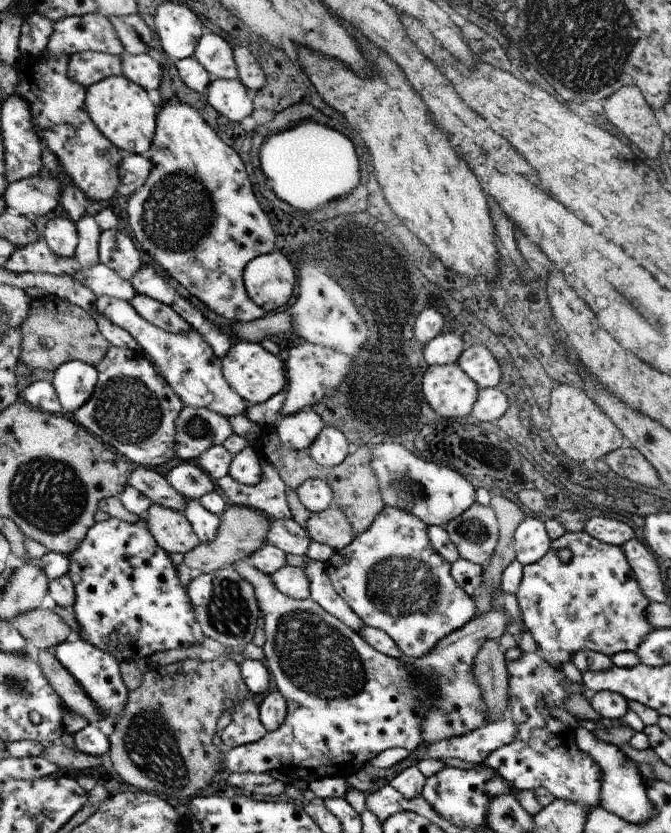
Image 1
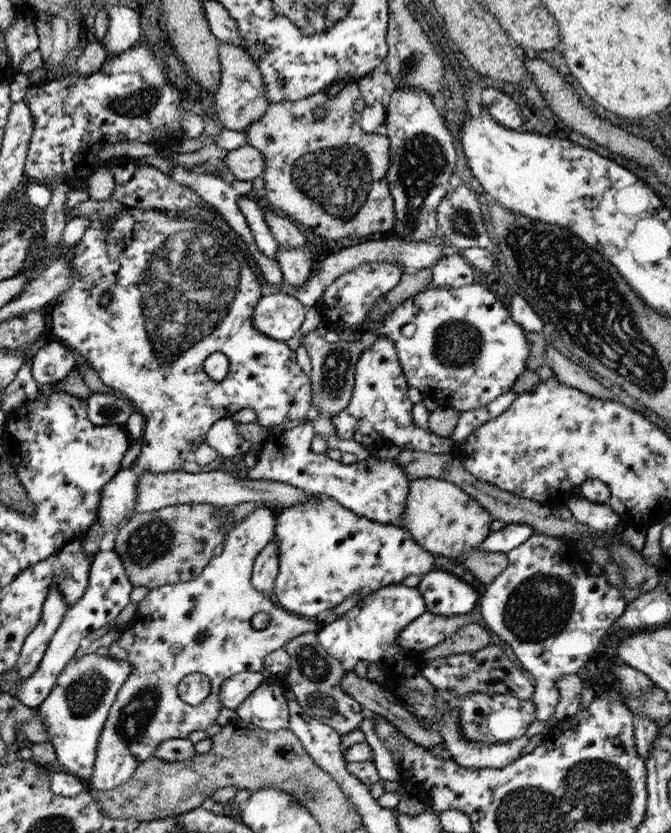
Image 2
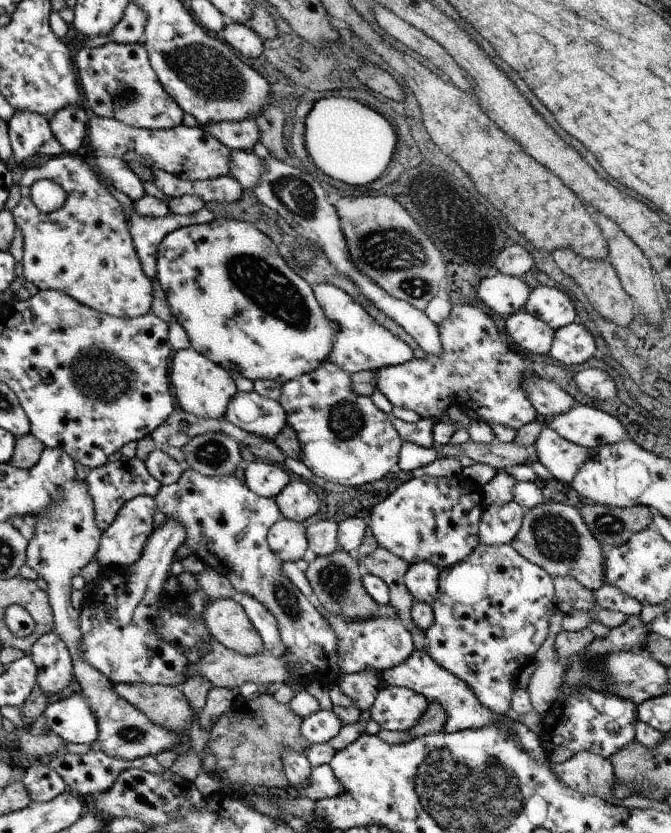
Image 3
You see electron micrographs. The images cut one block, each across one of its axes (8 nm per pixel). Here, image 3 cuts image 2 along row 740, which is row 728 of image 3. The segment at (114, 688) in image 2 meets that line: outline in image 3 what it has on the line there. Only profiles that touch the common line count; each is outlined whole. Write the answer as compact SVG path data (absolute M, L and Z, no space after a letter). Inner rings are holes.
M77 688L62 695L59 699L50 699L50 703L45 708L43 714L46 716L47 728L53 730L66 742L95 745L99 735L97 716Z

